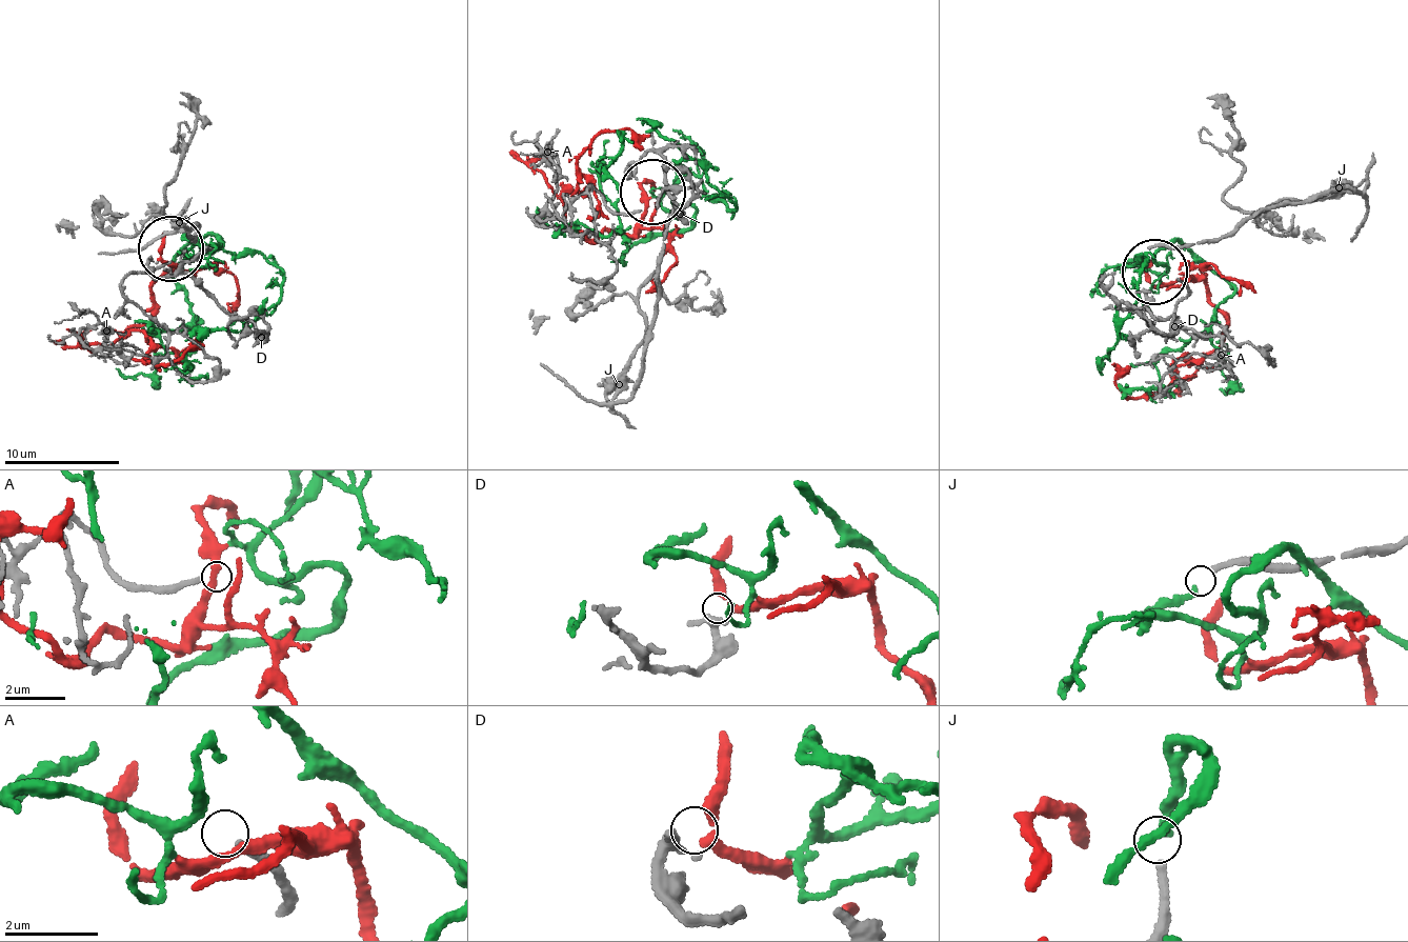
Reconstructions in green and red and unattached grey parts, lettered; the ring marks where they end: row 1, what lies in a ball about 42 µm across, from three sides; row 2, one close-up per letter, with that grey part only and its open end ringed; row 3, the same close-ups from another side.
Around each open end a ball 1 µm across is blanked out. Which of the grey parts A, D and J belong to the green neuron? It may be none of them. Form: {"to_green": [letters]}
{"to_green": ["J"]}

